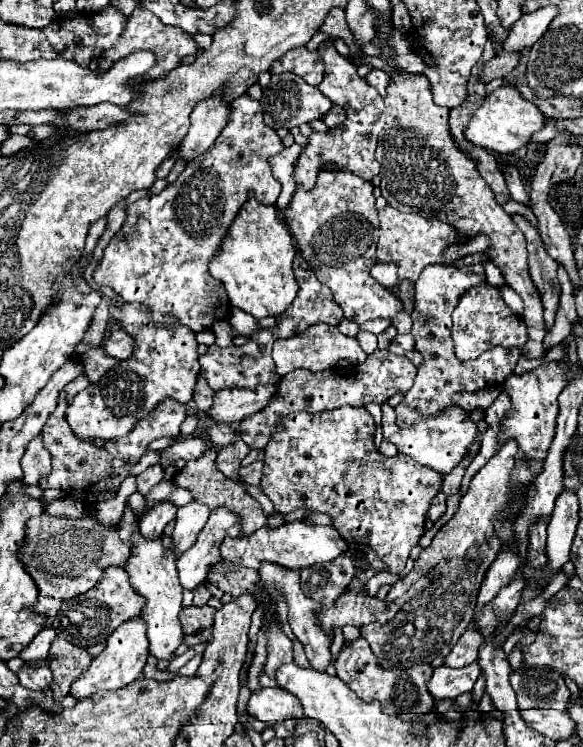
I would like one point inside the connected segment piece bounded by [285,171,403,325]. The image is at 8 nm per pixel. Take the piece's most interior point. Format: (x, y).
(335, 224)

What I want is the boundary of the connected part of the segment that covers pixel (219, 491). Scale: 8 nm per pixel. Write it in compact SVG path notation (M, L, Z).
M209 449L209 451L205 451L199 459L187 461L187 465L185 465L181 471L177 471L175 483L181 485L181 487L187 487L187 489L193 493L193 499L199 501L199 503L203 503L203 505L207 505L209 509L215 509L215 507L225 505L225 507L229 507L231 511L235 511L235 513L241 517L241 527L243 527L241 531L243 531L243 535L251 535L255 529L259 529L259 527L263 527L263 525L271 525L271 527L283 525L285 515L279 515L277 511L275 511L273 515L265 515L263 509L261 509L261 505L259 505L243 487L239 487L235 481L227 479L227 477L217 469L217 461L215 461L215 459L217 459L217 451Z

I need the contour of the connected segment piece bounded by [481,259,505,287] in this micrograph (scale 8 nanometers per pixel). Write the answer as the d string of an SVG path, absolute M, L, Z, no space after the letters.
M487 259L487 261L483 261L481 263L483 267L485 267L485 273L487 273L487 279L491 281L491 285L495 287L495 285L505 285L505 281L503 281L503 275L501 275L501 271Z

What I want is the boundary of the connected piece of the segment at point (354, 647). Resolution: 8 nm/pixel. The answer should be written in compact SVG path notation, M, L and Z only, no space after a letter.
M357 639L349 647L345 645L341 649L341 655L335 667L337 667L337 677L343 683L347 683L349 689L353 689L365 701L377 699L385 713L421 715L421 713L431 711L435 703L427 691L427 681L431 679L431 673L433 673L433 667L429 663L421 663L419 667L411 667L411 669L383 669L379 667L375 653L371 651L367 639Z

